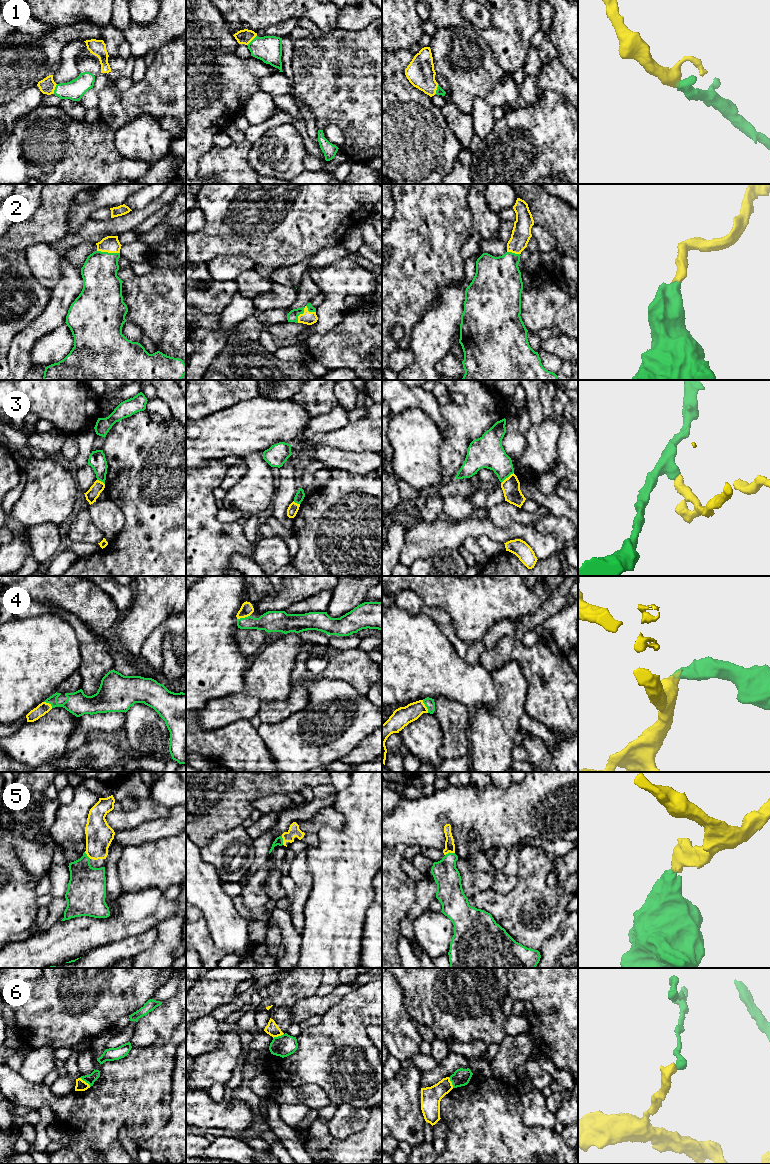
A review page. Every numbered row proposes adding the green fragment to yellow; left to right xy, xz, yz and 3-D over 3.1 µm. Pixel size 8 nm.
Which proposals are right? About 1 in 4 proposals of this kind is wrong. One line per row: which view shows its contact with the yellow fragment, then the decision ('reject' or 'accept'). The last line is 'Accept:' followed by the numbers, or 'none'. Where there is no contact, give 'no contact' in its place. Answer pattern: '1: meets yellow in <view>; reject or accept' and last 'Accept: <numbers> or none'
1: meets yellow in xy; accept
2: meets yellow in xz; accept
3: meets yellow in yz; reject
4: meets yellow in xz; accept
5: meets yellow in xz; accept
6: meets yellow in xy; reject
Accept: 1, 2, 4, 5

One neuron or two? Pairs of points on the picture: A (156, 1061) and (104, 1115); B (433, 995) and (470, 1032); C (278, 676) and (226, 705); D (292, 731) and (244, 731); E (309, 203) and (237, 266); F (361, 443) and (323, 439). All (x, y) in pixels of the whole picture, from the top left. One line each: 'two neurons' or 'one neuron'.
A: one neuron
B: one neuron
C: one neuron
D: two neurons
E: two neurons
F: one neuron

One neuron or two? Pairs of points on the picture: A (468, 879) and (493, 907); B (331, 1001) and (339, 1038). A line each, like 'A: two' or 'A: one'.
A: two
B: two

